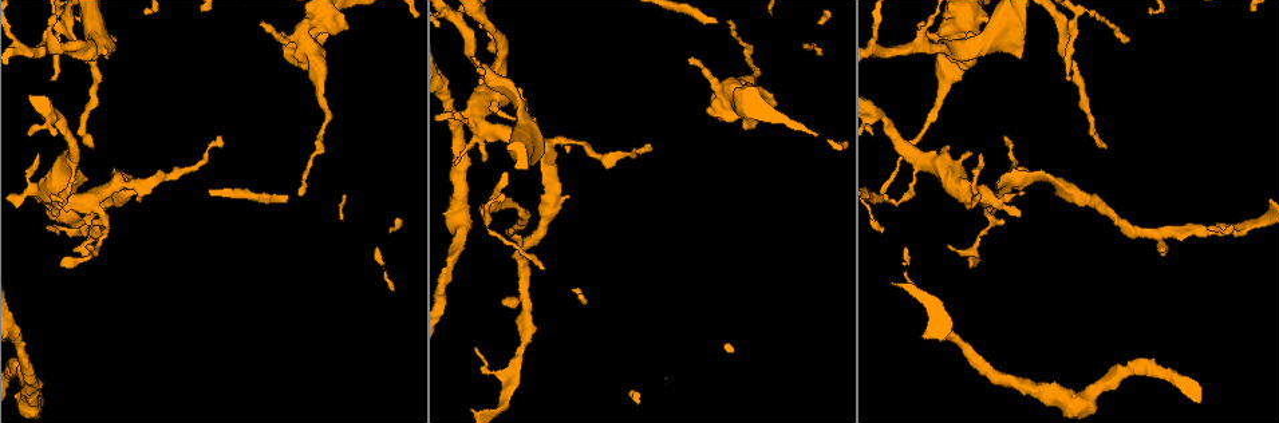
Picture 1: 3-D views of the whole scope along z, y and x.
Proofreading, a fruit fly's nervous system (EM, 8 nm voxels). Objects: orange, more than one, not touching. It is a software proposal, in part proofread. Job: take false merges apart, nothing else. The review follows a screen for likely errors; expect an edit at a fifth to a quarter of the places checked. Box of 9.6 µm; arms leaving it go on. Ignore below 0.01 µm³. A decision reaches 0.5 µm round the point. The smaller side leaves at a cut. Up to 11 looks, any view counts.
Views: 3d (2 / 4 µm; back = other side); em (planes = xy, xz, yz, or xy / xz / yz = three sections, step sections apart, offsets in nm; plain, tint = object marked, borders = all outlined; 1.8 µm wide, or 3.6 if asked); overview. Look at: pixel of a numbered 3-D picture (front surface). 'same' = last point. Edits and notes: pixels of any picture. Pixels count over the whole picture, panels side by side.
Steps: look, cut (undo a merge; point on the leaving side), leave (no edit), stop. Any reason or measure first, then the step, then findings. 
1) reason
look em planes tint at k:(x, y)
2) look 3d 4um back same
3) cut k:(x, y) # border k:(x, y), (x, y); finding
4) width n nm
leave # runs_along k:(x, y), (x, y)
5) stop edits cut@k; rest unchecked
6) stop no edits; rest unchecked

sudden change in width
look em yz step 4 tint at 1:(734, 100)

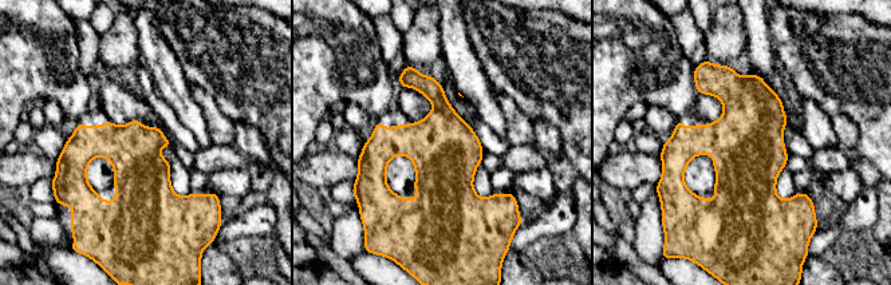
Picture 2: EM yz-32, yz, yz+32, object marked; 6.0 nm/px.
cut it another way
look em planes tint same

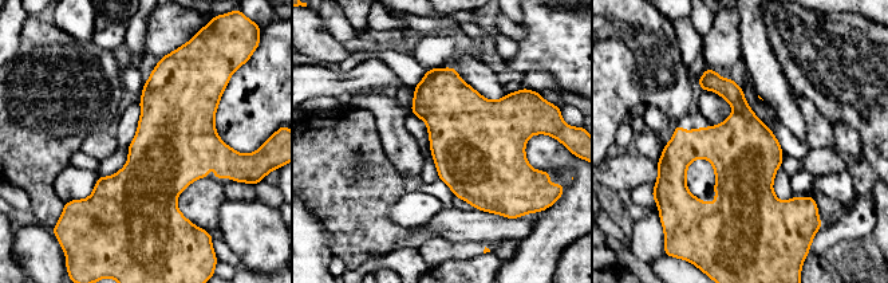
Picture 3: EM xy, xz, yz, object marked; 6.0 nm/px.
width 420 nm
leave # continuous, no second neuron

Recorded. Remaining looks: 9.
sudden change in width
look 3d 4um at 1:(488, 71)

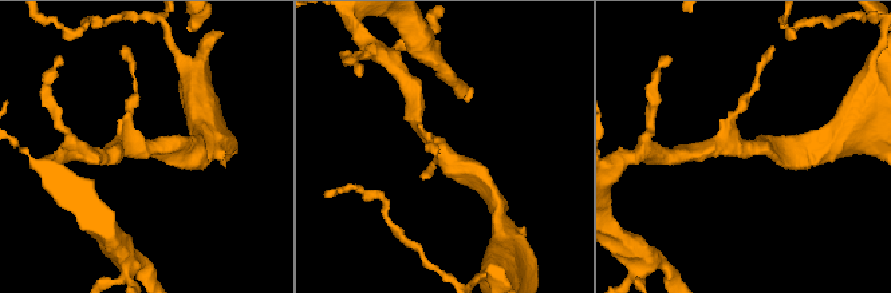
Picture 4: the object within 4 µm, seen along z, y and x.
arms 3
look em planes tint at 4:(135, 149)

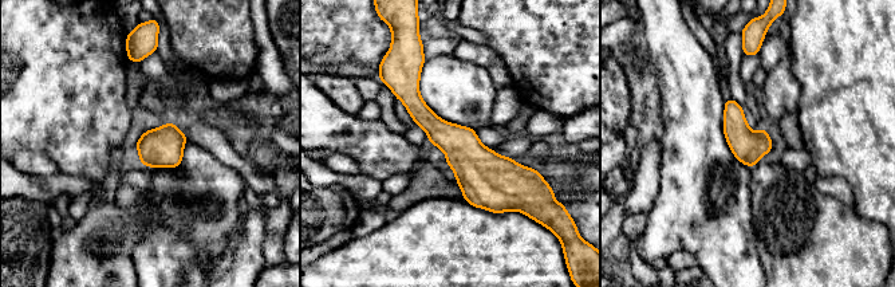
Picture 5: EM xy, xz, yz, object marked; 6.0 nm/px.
leave # runs_along 5:(395, 87), (485, 173), (525, 173); all the same neuron

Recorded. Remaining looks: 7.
look 3d 2um at 1:(497, 60)

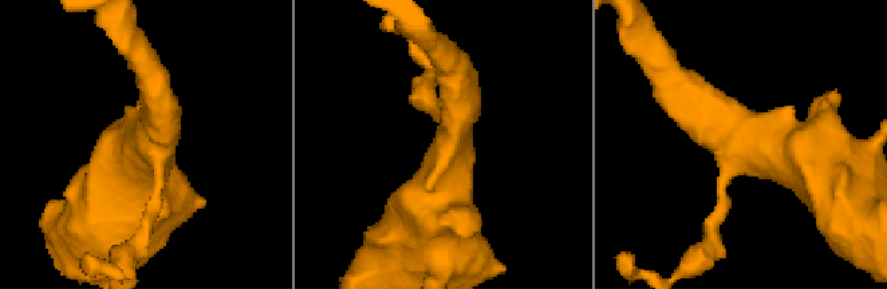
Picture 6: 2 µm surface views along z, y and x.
need the tissue
look em xz step 4 tint at 6:(455, 148)

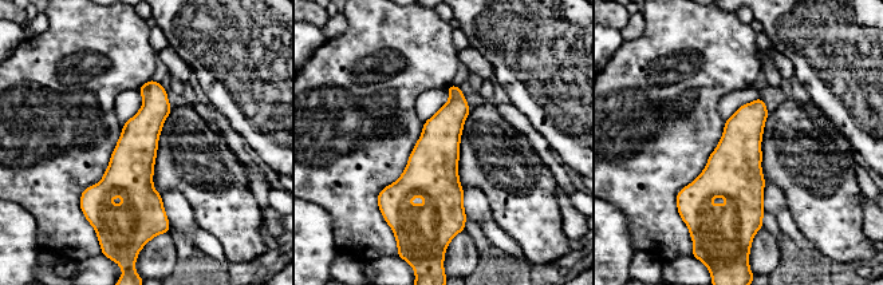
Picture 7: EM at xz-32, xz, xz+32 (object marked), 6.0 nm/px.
another direction
look em planes tint same

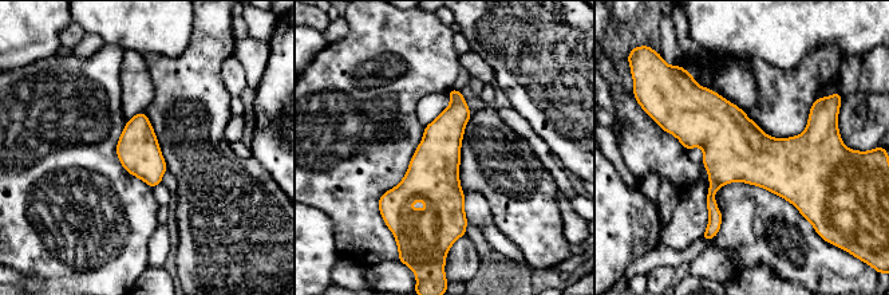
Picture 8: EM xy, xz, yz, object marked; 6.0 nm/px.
leave # runs_along 8:(454, 93), (438, 231); all the same neuron

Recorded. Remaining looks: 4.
looks like a crossing
look em planes tint at 1:(494, 203)

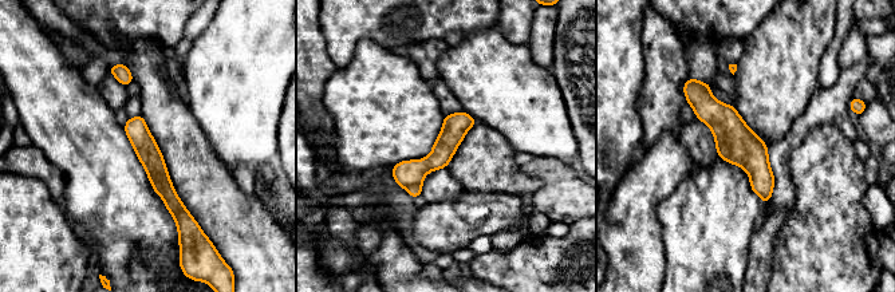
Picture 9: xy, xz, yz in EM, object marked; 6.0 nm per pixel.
width 140 nm
cut 9:(406, 173) # border 9:(421, 182), (405, 188); a second neuron is stuck on

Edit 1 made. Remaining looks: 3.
stop edits cut@9; rest unchecked

